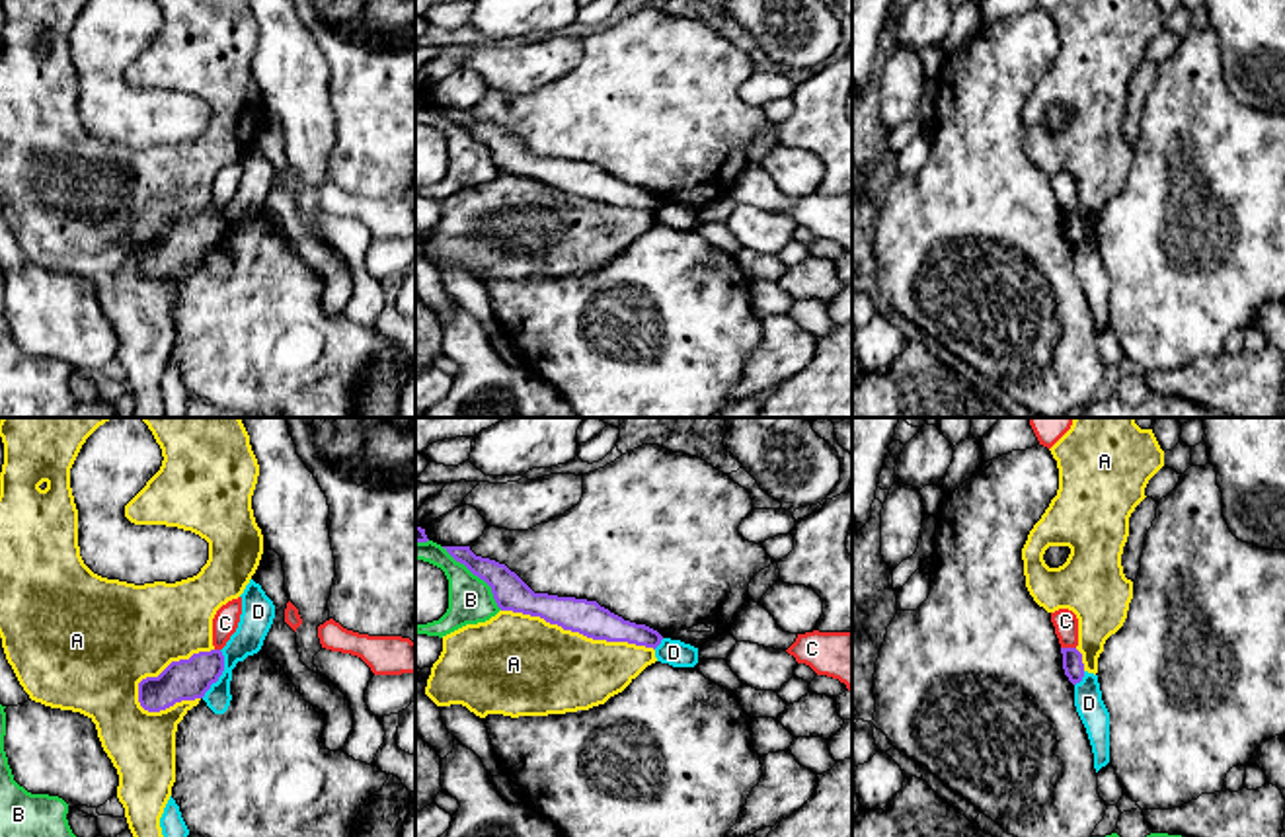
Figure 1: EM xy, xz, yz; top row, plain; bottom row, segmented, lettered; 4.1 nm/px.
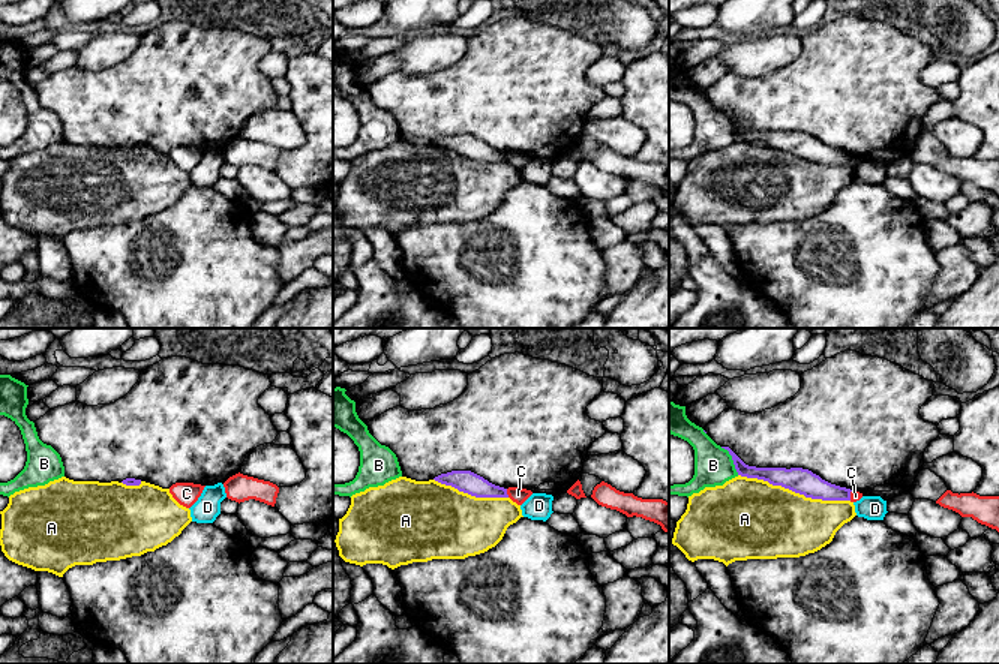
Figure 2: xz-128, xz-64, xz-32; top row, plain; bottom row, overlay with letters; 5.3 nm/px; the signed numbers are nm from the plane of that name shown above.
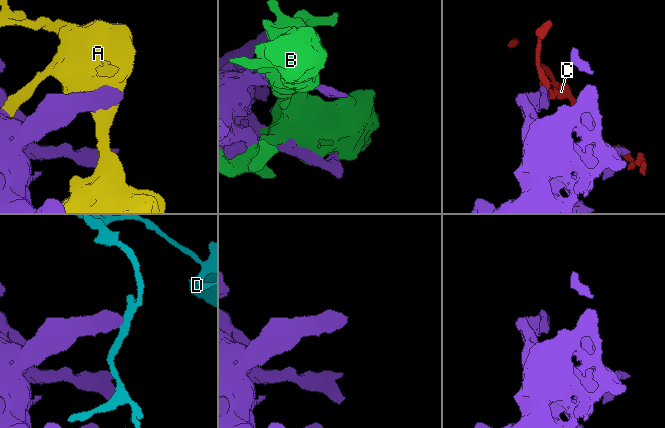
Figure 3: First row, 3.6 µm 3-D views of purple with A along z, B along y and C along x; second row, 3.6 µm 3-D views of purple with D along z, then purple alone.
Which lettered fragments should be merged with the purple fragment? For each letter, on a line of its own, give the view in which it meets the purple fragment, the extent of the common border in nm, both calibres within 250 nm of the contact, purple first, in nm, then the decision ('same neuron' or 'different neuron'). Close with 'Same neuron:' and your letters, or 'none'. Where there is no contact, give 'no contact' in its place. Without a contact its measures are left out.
A: xy | 400 nm | 170/440 nm | different neuron
B: xz | 360 nm | 140/190 nm | different neuron
C: yz | 60 nm | 90/100 nm | different neuron
D: xy | 220 nm | 170/130 nm | different neuron
Same neuron: none

